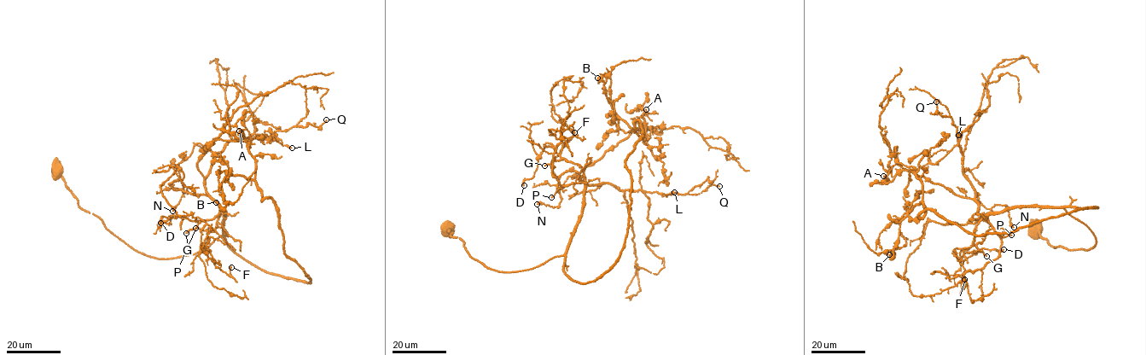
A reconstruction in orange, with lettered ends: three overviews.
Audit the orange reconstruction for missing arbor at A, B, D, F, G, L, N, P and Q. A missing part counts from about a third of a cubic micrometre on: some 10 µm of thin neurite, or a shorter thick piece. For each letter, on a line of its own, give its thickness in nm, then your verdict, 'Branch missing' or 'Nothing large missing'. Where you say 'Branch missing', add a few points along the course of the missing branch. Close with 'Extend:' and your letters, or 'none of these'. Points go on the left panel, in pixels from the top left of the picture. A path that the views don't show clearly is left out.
A: Thickness 110 nm. Nothing large missing
B: Thickness 240 nm. Nothing large missing
D: Thickness 340 nm. Nothing large missing
F: Thickness 190 nm. Nothing large missing
G: Thickness 240 nm. Nothing large missing
L: Thickness 320 nm. Nothing large missing
N: Thickness 260 nm. Nothing large missing
P: Thickness 200 nm. Nothing large missing
Q: Thickness 220 nm. Nothing large missing
Extend: none of these

